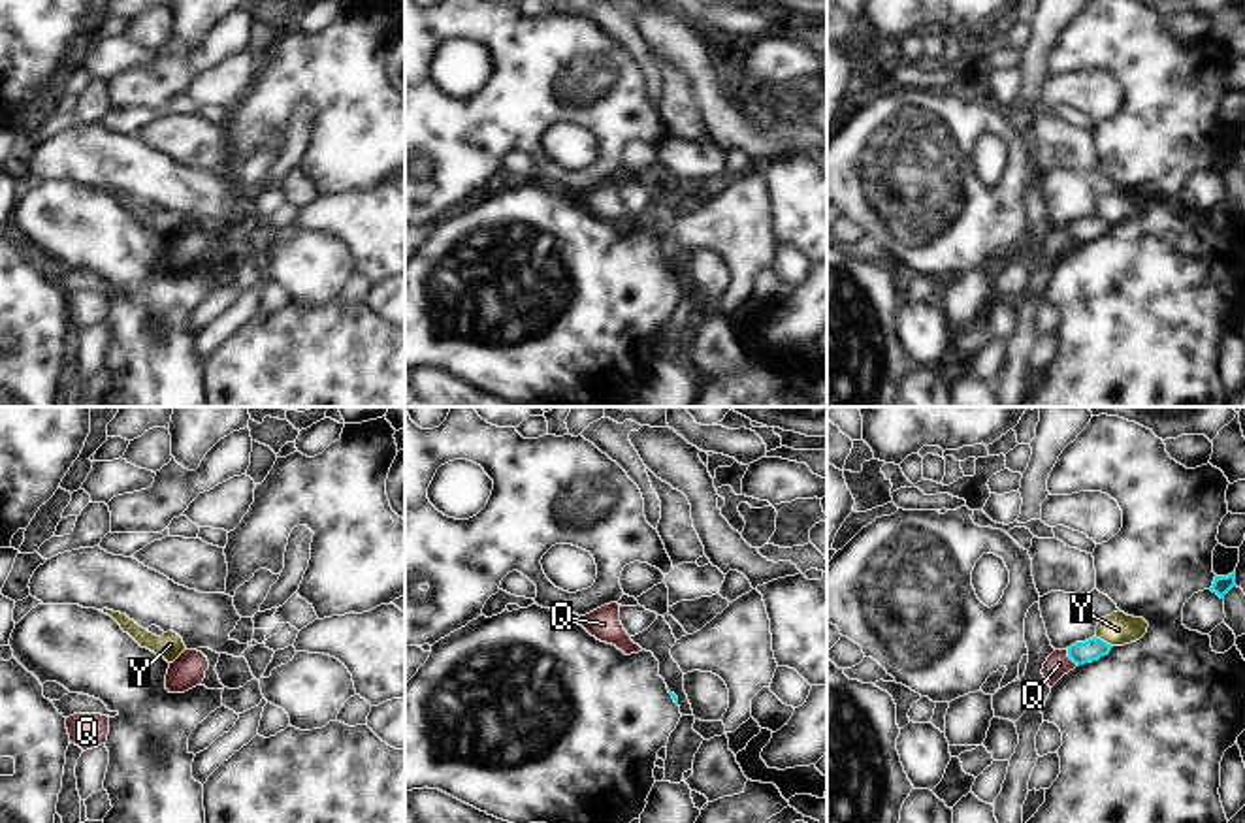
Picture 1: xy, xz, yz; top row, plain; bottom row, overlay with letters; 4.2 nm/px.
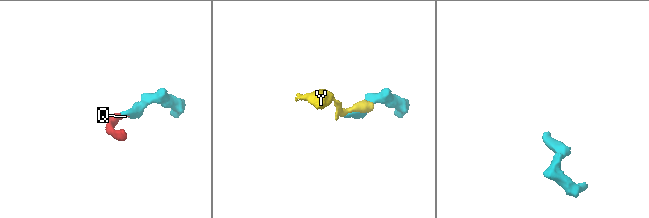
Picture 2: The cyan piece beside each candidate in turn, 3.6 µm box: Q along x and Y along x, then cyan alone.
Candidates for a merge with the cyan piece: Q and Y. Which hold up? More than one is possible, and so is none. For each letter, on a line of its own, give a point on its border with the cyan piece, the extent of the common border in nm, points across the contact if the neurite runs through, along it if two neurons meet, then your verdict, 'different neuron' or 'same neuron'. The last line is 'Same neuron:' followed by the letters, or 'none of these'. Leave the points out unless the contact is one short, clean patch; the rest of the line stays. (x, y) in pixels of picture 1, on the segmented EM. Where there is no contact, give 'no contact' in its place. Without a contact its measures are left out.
Q: yz (1070, 658) | 90 nm | across yz (1091, 650), (1070, 658), (1059, 663) | same neuron
Y: yz (1102, 641) | 90 nm | different neuron
Same neuron: Q

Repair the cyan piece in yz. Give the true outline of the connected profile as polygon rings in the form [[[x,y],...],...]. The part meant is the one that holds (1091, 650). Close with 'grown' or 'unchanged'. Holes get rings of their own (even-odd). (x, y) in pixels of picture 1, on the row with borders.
[[[1089,638],[1075,642],[1066,650],[1055,650],[1043,663],[1042,674],[1049,687],[1053,687],[1064,674],[1079,665],[1098,661],[1111,652],[1111,644],[1102,638]]] | grown

